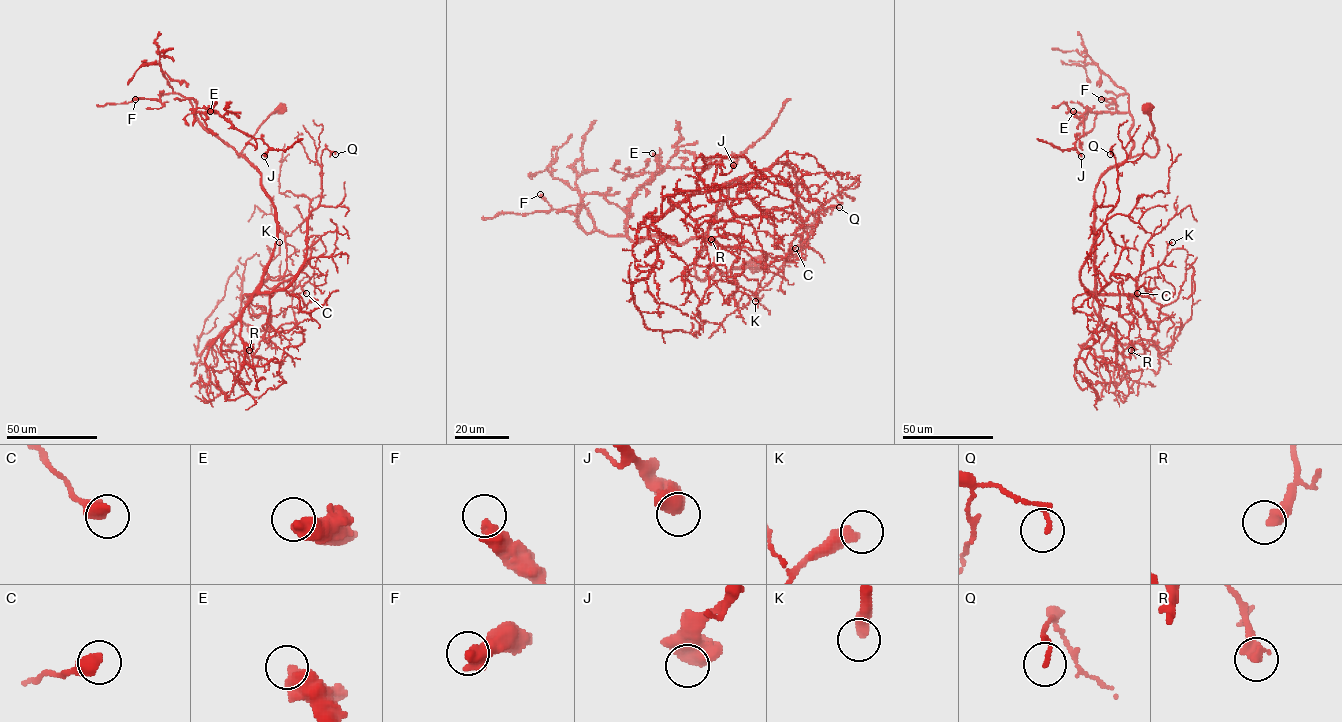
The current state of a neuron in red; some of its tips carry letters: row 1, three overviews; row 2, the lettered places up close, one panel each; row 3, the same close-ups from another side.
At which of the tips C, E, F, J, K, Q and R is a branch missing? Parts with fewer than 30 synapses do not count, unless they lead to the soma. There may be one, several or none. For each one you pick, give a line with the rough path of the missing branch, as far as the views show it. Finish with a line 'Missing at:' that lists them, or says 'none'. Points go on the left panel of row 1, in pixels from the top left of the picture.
E: course (210, 111), (202, 99), (194, 102)
Missing at: E

